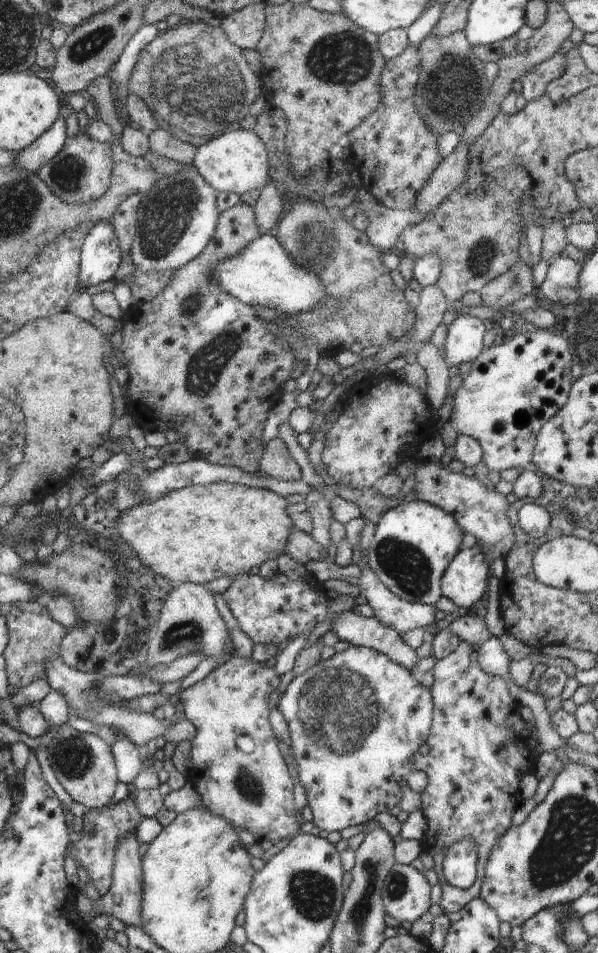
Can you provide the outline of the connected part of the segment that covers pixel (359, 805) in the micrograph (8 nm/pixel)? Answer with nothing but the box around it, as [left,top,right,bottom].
[277,645,434,834]

